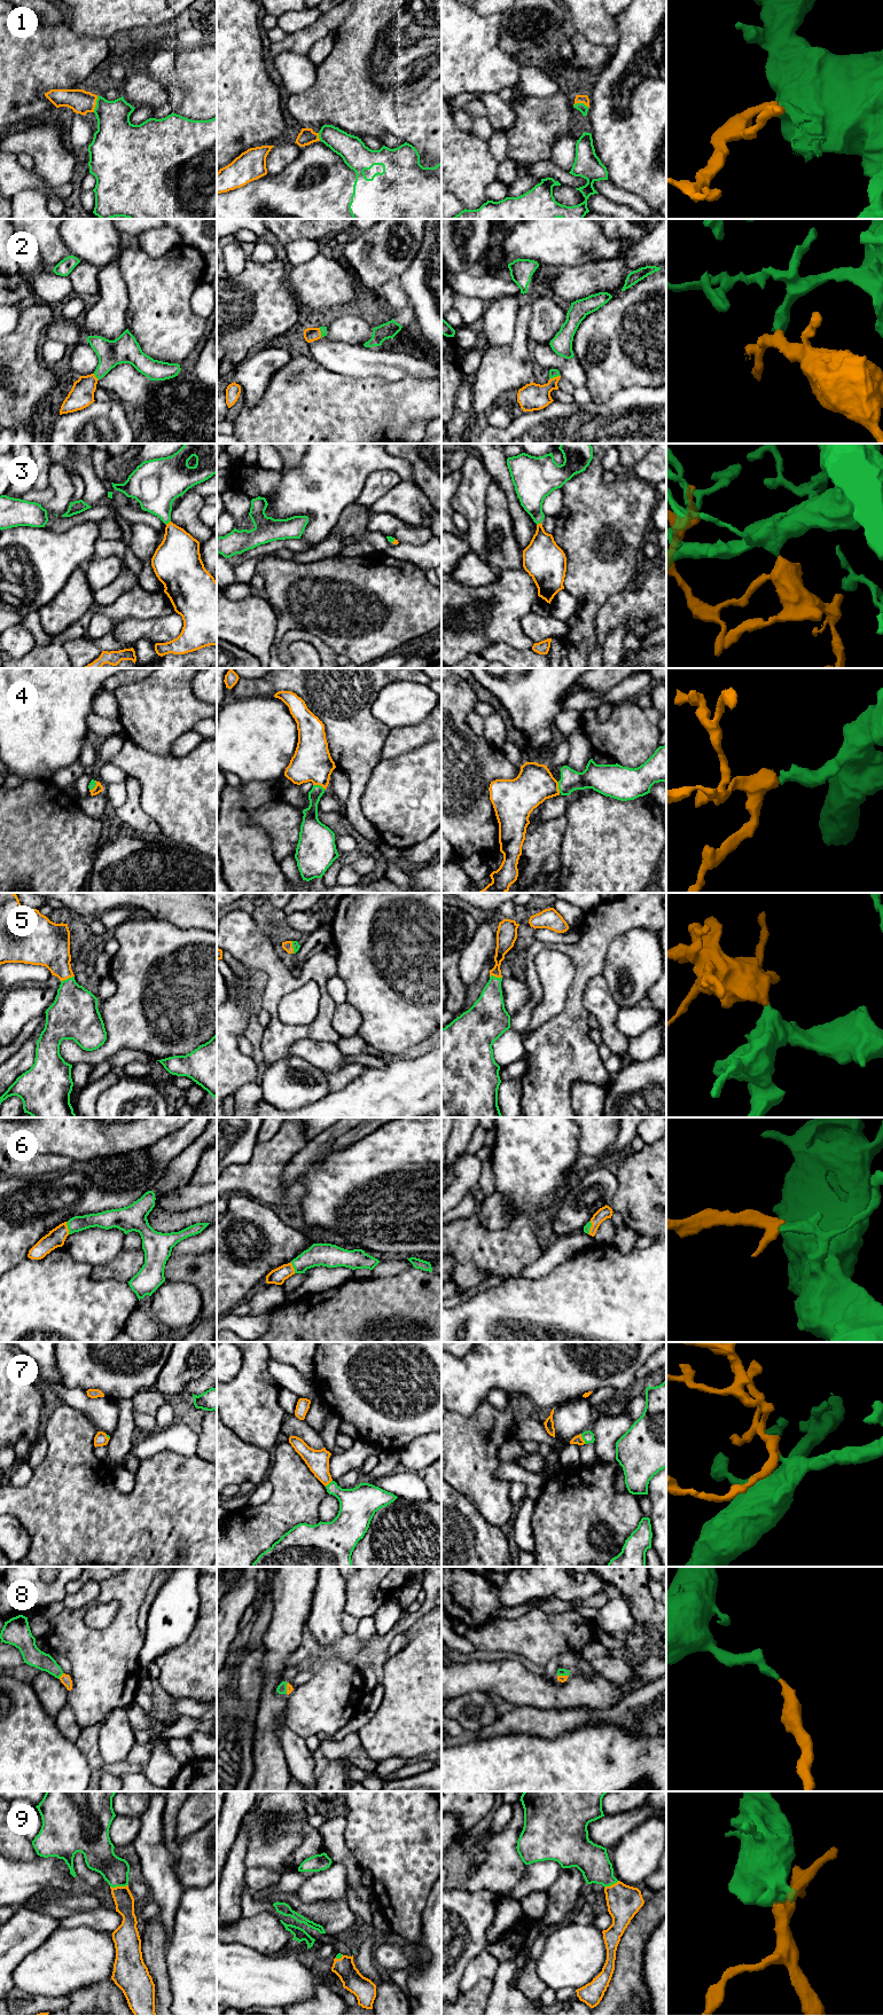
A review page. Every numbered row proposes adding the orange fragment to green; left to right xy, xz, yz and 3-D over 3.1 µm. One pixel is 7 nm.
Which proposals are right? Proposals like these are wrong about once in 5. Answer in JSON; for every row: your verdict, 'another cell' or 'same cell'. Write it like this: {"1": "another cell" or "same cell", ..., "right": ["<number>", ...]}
{"1": "same cell", "2": "same cell", "3": "same cell", "4": "same cell", "5": "same cell", "6": "same cell", "7": "same cell", "8": "same cell", "9": "same cell", "right": ["1", "2", "3", "4", "5", "6", "7", "8", "9"]}

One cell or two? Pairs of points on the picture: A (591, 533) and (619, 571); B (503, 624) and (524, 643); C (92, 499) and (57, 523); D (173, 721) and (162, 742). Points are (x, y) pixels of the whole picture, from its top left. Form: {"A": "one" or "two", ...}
{"A": "one", "B": "one", "C": "two", "D": "one"}

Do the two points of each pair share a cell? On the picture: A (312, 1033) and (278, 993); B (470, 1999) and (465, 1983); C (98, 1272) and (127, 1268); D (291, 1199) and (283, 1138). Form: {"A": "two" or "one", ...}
{"A": "one", "B": "two", "C": "one", "D": "one"}

